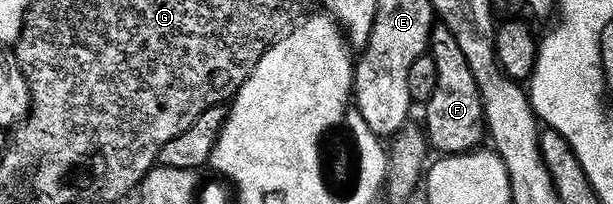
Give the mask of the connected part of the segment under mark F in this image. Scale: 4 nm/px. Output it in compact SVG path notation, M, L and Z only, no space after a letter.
M435 26L430 29L428 54L432 62L436 62L436 86L432 86L432 94L425 97L426 124L424 131L431 149L435 153L460 153L476 149L484 140L484 121L482 119L482 99L478 87L474 84L472 70L468 70L468 62L464 62L464 54L460 54L460 46L456 46L456 38L447 28Z

